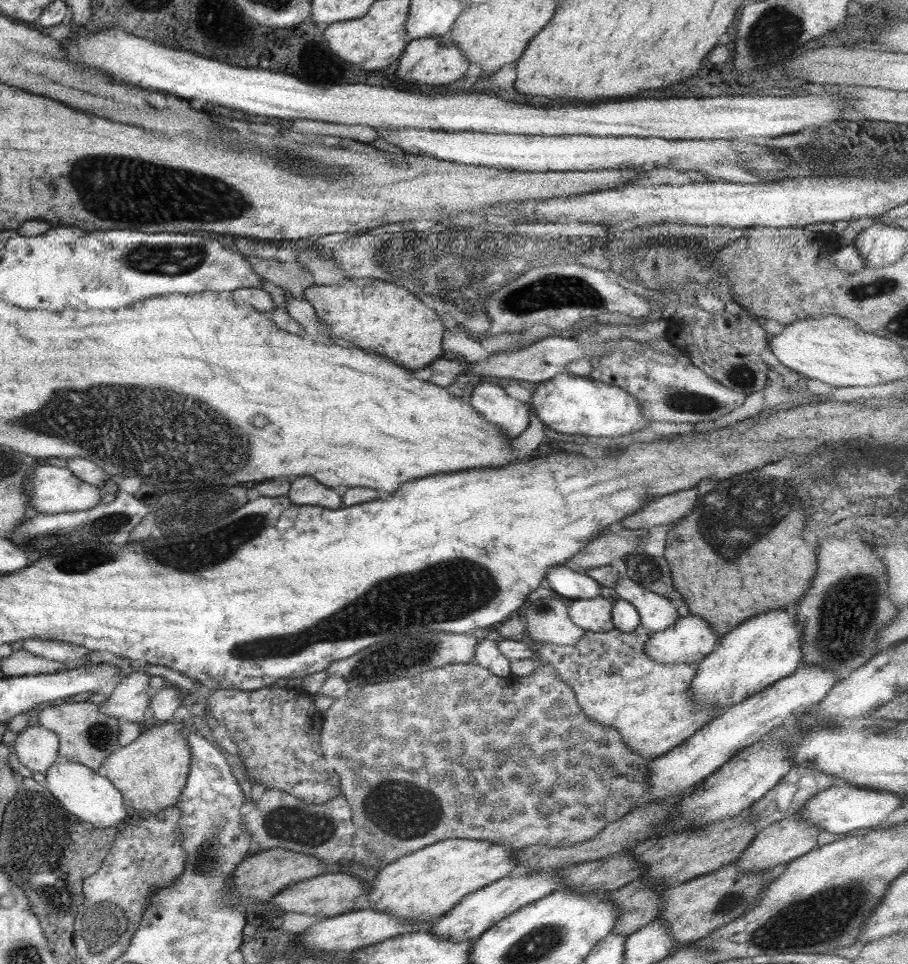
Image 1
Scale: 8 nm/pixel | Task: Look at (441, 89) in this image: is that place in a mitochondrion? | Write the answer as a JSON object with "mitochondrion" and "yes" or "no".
{"mitochondrion":"no"}

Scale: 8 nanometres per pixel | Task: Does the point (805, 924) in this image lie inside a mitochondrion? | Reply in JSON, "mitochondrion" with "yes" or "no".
{"mitochondrion":"yes"}

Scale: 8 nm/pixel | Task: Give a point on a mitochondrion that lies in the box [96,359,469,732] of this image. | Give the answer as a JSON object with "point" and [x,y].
{"point":[222,542]}

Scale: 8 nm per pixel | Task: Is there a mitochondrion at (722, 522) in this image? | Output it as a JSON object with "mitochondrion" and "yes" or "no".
{"mitochondrion":"yes"}

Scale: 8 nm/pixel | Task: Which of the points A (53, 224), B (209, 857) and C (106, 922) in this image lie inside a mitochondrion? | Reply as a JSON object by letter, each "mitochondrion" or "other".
{"A":"other","B":"mitochondrion","C":"mitochondrion"}

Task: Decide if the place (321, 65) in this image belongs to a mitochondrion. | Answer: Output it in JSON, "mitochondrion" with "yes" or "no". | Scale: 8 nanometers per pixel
{"mitochondrion":"no"}

